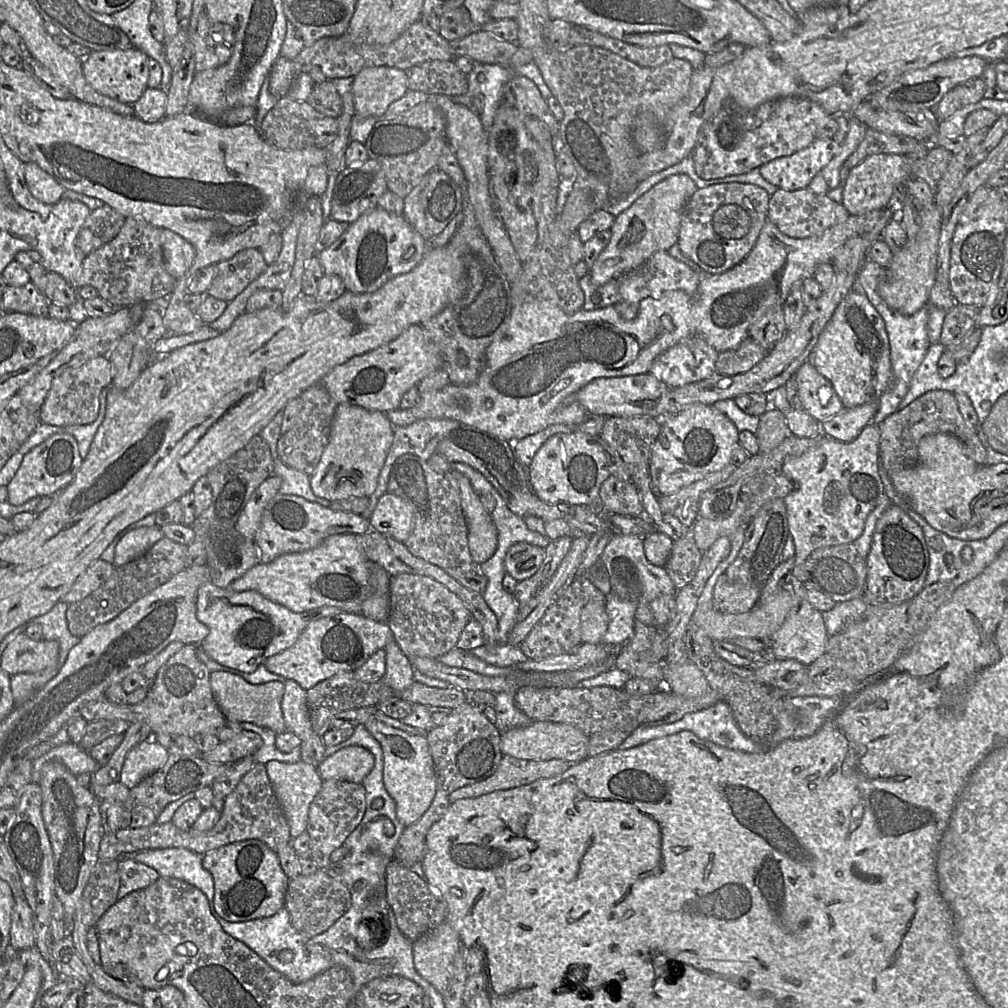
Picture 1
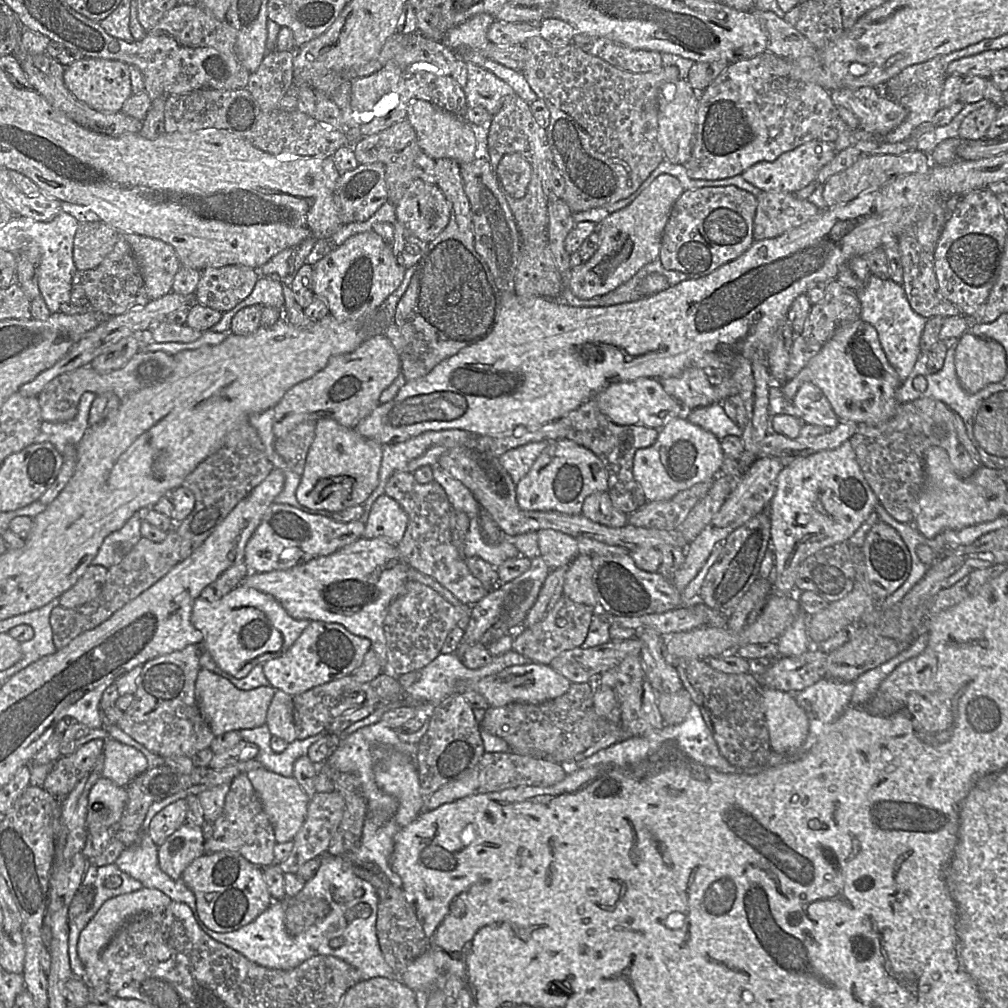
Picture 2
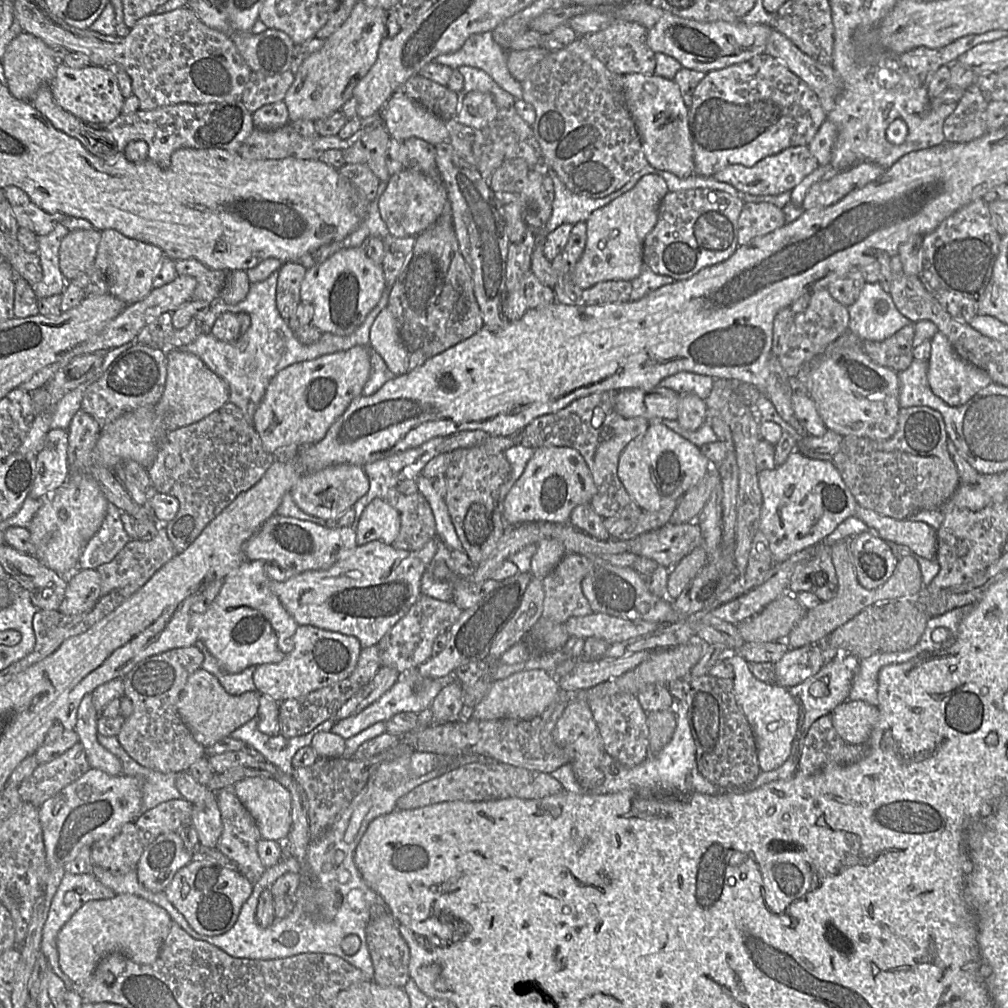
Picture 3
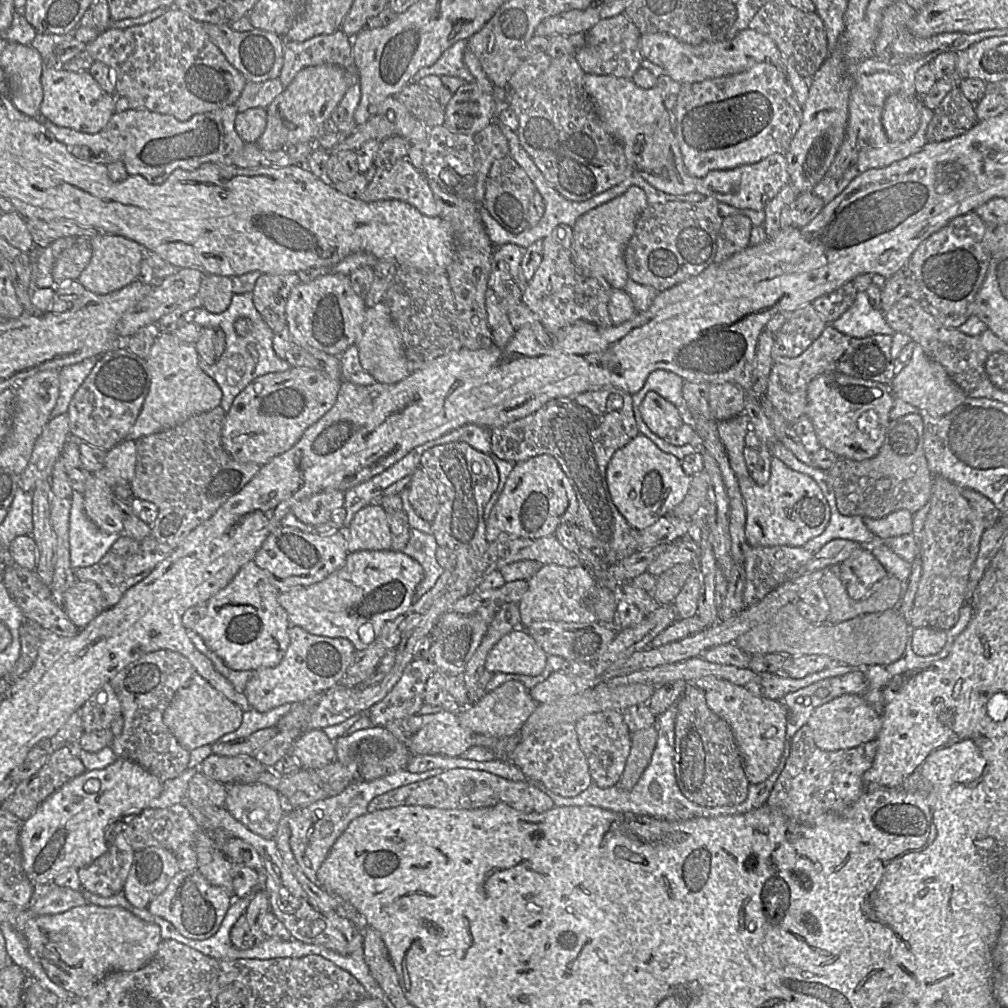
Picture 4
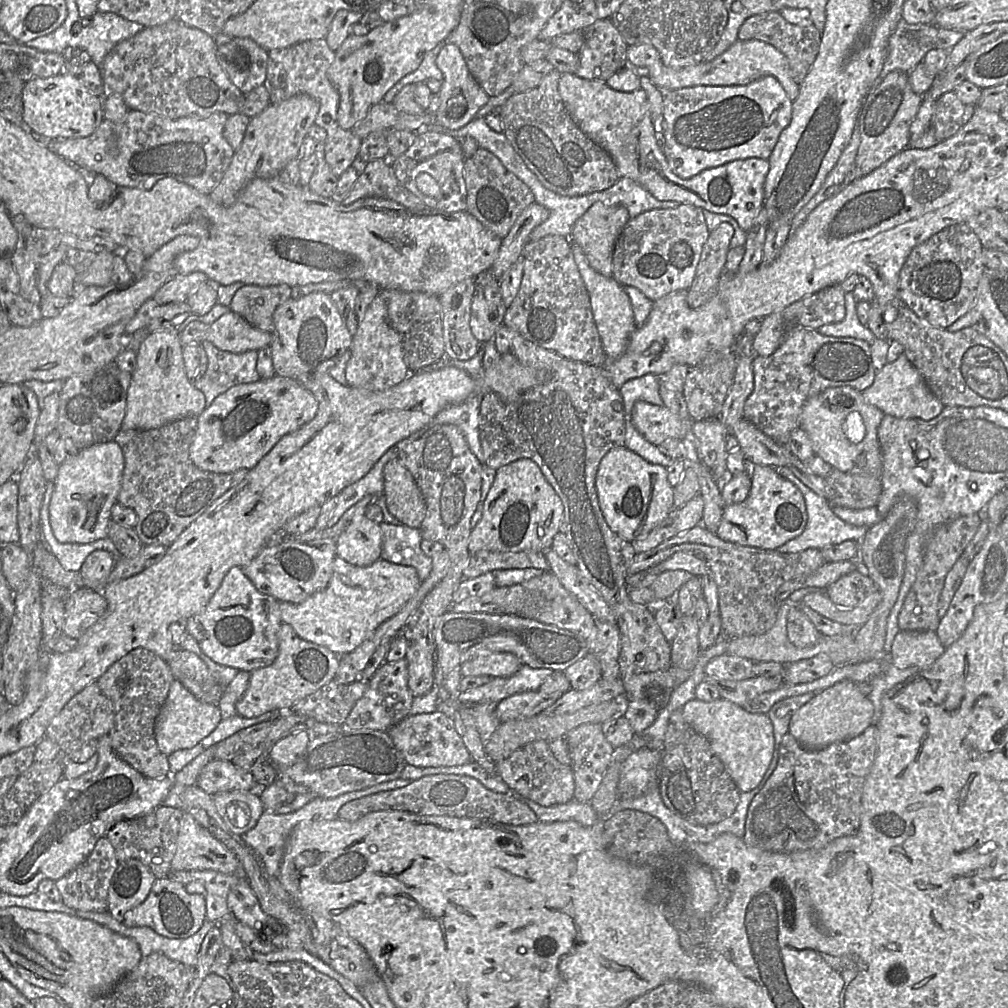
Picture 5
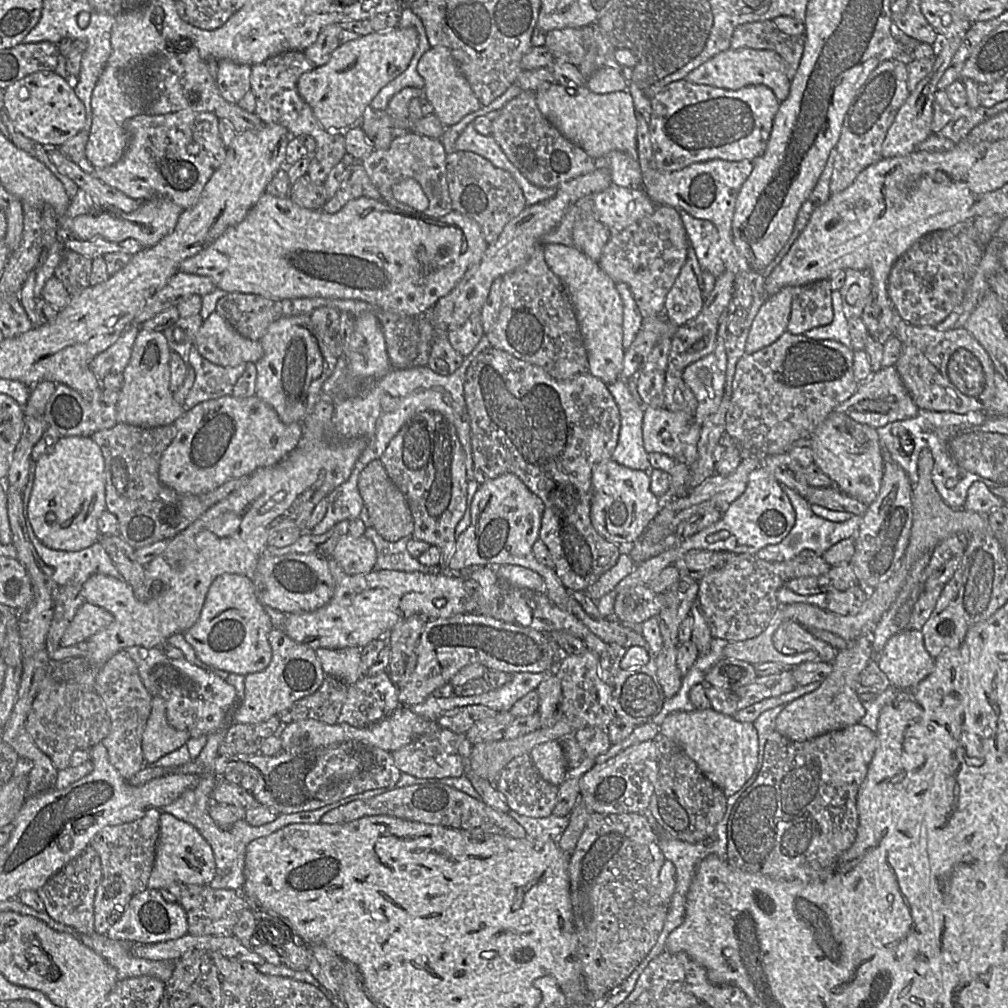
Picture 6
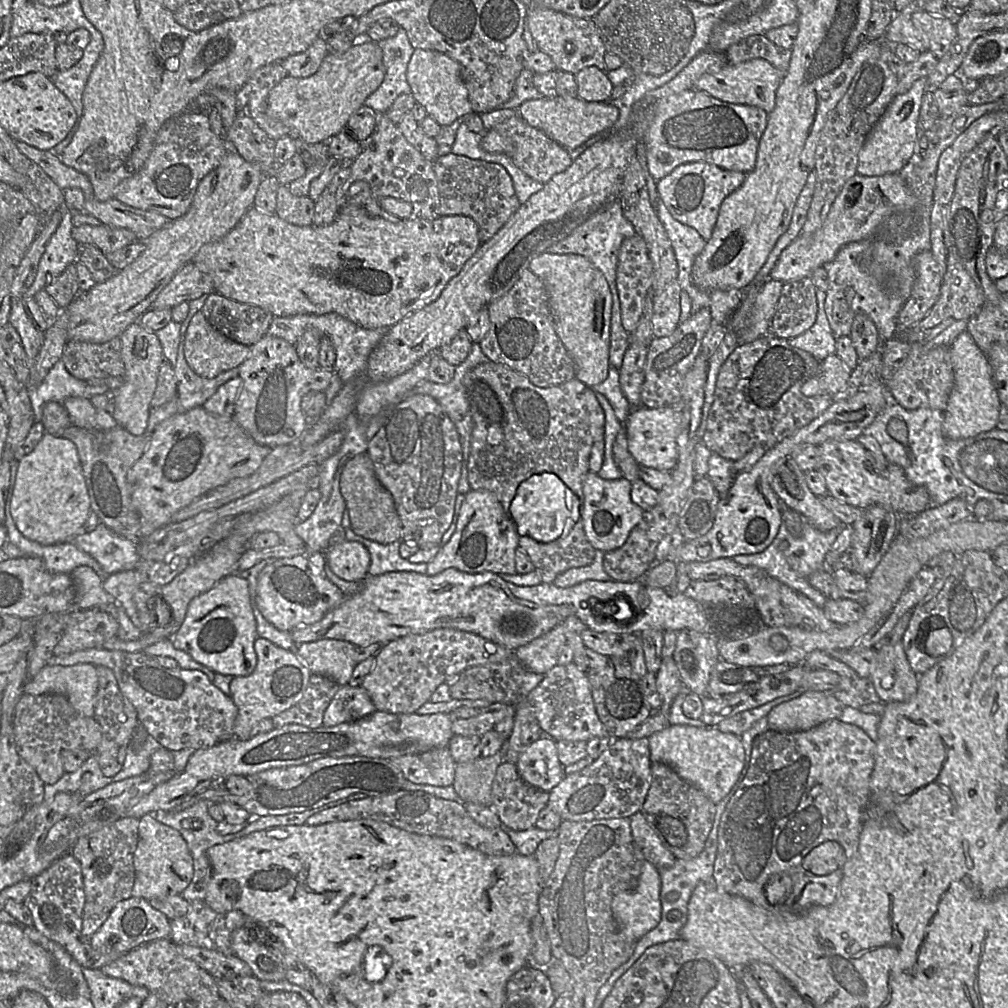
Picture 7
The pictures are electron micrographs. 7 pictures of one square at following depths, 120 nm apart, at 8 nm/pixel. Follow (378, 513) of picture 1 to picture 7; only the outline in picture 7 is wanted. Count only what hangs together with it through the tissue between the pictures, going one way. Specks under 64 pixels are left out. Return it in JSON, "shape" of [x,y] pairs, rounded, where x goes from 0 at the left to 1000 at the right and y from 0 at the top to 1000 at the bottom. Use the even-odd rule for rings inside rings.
{"shape":[[[342,537],[328,542],[322,551],[328,566],[339,575],[356,577],[365,571],[368,551],[357,538]]]}

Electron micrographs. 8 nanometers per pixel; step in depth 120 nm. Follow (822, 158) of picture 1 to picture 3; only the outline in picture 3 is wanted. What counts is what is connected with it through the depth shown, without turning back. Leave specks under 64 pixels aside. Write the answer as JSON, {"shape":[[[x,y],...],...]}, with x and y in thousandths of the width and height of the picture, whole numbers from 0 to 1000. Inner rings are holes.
{"shape":[[[802,144],[784,146],[751,161],[745,166],[725,164],[705,176],[720,182],[730,188],[747,194],[766,194],[786,189],[803,173],[813,166],[810,157],[804,152]]]}

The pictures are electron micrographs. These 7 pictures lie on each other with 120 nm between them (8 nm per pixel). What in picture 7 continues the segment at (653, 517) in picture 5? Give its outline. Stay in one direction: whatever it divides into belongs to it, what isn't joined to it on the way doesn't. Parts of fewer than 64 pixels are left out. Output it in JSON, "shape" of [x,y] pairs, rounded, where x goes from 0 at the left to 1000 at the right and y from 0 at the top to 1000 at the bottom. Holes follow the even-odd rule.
{"shape":[[[585,467],[580,471],[576,516],[580,530],[591,546],[601,549],[616,543],[637,515],[640,507],[627,497],[626,483],[627,478],[620,474],[601,476]]]}

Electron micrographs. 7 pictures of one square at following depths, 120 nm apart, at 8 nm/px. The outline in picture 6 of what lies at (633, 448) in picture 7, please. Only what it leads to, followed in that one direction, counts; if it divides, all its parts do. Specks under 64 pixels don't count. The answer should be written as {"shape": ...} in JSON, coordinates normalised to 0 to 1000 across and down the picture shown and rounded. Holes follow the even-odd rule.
{"shape":[[[641,404],[637,415],[637,434],[641,448],[661,450],[673,458],[679,458],[678,433],[686,415],[678,409]]]}

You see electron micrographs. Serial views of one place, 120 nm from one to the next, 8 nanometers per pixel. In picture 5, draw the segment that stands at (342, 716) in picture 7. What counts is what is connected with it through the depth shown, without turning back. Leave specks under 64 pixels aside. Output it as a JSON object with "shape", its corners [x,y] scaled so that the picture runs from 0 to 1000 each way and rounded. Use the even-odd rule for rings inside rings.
{"shape":[[[403,654],[391,658],[381,658],[365,675],[365,683],[346,706],[342,713],[342,720],[348,724],[385,725],[401,714],[407,709],[411,693],[405,682],[405,673],[405,657]]]}

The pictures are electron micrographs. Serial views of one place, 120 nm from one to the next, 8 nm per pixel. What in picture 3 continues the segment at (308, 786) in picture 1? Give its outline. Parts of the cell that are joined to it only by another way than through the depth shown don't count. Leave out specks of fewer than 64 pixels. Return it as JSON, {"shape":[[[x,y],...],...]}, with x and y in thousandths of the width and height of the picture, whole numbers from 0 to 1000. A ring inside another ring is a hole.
{"shape":[[[247,771],[231,780],[236,793],[253,813],[259,831],[282,835],[290,817],[289,787],[271,772]]]}

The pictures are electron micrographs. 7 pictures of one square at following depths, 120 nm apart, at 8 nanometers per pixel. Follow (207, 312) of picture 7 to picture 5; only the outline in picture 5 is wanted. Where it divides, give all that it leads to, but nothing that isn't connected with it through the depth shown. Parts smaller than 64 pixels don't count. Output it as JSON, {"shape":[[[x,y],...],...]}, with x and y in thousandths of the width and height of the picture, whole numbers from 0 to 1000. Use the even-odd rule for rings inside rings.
{"shape":[[[285,282],[242,283],[232,292],[227,307],[251,324],[270,330],[271,313],[289,295],[290,286]]]}

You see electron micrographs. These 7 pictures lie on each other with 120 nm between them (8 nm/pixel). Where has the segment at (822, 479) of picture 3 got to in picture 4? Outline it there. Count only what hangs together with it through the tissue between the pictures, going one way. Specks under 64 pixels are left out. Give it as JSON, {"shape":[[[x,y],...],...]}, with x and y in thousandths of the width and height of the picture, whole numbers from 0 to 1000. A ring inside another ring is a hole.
{"shape":[[[738,410],[711,419],[713,436],[739,499],[741,539],[749,543],[797,542],[818,526],[823,516],[823,502],[813,482],[805,472],[786,466],[769,453],[765,455],[763,476],[757,481],[750,480],[736,452],[743,423],[743,415]]]}

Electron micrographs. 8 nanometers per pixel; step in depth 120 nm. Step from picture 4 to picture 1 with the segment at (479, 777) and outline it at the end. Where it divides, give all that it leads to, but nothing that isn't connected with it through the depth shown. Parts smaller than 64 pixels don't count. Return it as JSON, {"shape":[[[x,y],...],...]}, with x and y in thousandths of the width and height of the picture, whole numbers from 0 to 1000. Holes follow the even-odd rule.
{"shape":[[[501,748],[488,770],[449,785],[445,789],[445,794],[449,797],[454,793],[471,792],[550,771],[562,765],[565,758],[554,753],[532,755],[514,753]]]}

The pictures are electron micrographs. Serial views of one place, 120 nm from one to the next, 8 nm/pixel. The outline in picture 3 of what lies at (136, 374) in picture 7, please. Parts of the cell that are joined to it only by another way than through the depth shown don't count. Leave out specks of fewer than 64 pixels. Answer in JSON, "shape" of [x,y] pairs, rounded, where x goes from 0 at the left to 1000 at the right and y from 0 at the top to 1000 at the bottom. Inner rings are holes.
{"shape":[[[166,346],[166,374],[161,392],[154,402],[167,429],[192,420],[219,405],[227,397],[225,380],[209,368],[197,354],[181,346]]]}

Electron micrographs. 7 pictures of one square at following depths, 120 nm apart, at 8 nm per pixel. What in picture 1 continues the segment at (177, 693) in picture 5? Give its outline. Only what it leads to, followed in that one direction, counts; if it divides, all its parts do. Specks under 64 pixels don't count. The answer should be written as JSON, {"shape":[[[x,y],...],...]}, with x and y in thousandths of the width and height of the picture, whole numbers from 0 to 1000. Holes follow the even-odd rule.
{"shape":[[[210,666],[208,668],[208,682],[224,714],[237,717],[248,716],[258,721],[267,722],[274,728],[285,726],[279,702],[283,685],[282,678],[270,676],[261,679],[249,679],[233,669]]]}

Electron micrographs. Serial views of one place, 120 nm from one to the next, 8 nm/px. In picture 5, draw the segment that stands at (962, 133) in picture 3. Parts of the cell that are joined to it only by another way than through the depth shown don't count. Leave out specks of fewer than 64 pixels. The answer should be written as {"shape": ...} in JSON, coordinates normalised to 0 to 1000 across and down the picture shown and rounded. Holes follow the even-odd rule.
{"shape":[[[946,90],[936,93],[930,100],[925,116],[929,136],[935,141],[949,133],[955,126],[954,115],[957,104]]]}

